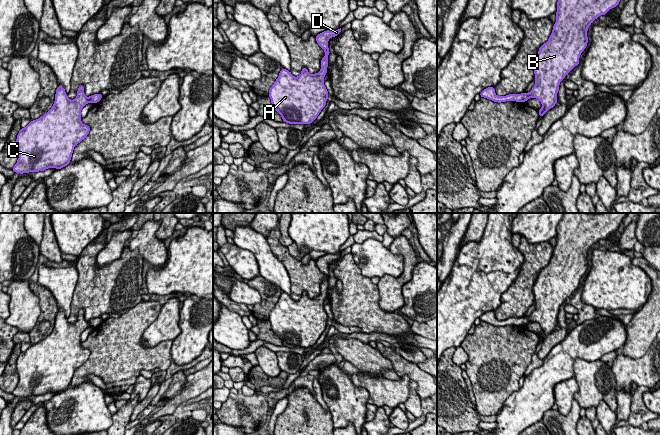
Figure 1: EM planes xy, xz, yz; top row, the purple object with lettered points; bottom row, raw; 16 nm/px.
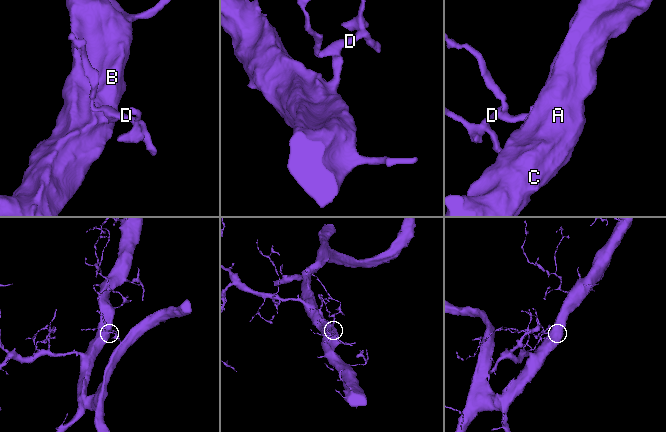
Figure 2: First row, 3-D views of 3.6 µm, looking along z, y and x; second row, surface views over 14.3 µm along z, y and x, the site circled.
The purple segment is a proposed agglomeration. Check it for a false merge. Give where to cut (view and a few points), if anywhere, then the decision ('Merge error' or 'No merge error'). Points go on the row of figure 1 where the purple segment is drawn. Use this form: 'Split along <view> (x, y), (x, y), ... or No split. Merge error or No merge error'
No split. No merge error

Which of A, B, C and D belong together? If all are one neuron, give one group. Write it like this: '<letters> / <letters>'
A B C D

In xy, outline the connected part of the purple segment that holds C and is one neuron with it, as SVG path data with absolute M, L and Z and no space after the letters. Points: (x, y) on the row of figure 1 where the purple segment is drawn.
M84 85L78 87L77 96L70 100L63 86L58 86L52 108L43 116L32 120L17 135L19 157L12 170L15 173L44 171L48 168L61 169L71 160L74 147L89 134L90 127L81 122L81 109L88 103L97 103L102 99L100 93L86 97Z

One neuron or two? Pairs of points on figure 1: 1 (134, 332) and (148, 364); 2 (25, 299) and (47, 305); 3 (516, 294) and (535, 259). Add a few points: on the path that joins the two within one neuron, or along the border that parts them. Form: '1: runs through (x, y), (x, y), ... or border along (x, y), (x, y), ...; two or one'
1: runs through (134, 340), (134, 350), (140, 356); one
2: border along (28, 284), (38, 298), (38, 319); two
3: runs through (523, 285), (530, 268); one

